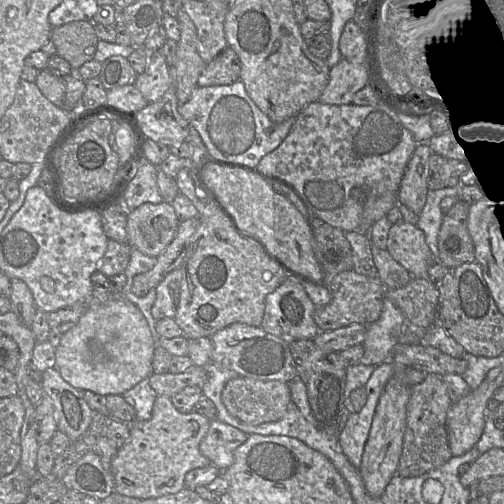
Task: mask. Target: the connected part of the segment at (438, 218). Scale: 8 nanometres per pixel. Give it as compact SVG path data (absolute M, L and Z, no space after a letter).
M455 185L453 187L429 190L423 210L420 214L418 214L419 218L416 225L418 226L418 228L423 230L427 245L434 259L438 258L438 235L445 216L445 214L441 210L441 201L447 196L453 196L457 199L462 199L462 188L462 185Z

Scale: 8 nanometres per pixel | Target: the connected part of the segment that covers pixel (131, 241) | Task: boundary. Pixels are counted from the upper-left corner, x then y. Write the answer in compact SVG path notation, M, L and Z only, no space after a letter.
M144 203L128 210L128 245L145 255L158 257L175 237L179 223L171 203Z

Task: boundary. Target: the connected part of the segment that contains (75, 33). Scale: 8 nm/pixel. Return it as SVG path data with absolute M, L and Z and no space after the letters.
M77 20L52 28L51 42L56 54L72 67L79 69L85 62L94 59L98 37L93 21Z

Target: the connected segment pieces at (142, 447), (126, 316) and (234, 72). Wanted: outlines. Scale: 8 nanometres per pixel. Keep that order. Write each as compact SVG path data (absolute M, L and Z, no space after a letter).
M158 395L152 418L135 420L129 439L118 449L112 460L111 471L115 479L115 492L138 499L157 498L175 494L185 487L186 474L196 468L211 465L211 461L199 450L211 421L192 411L181 413L170 396Z
M124 296L89 307L79 321L57 339L56 365L73 387L107 395L123 395L153 373L155 340L140 309Z
M227 46L205 67L198 78L199 87L229 85L240 80L241 63L233 48Z

